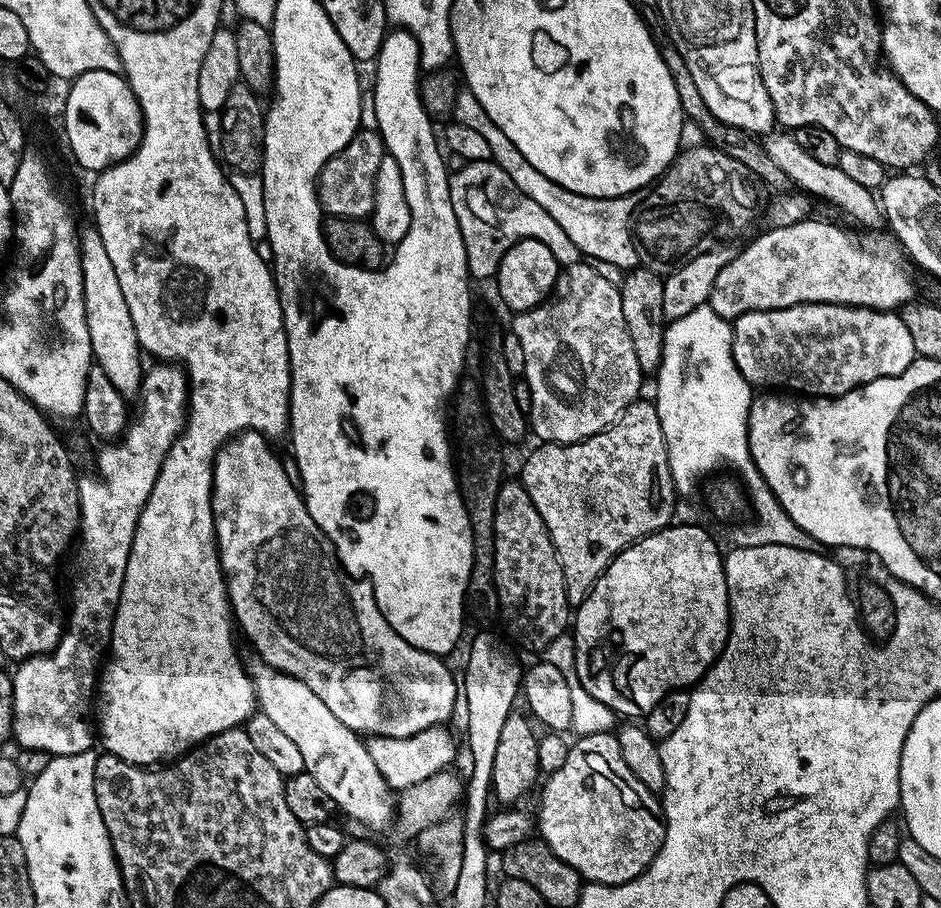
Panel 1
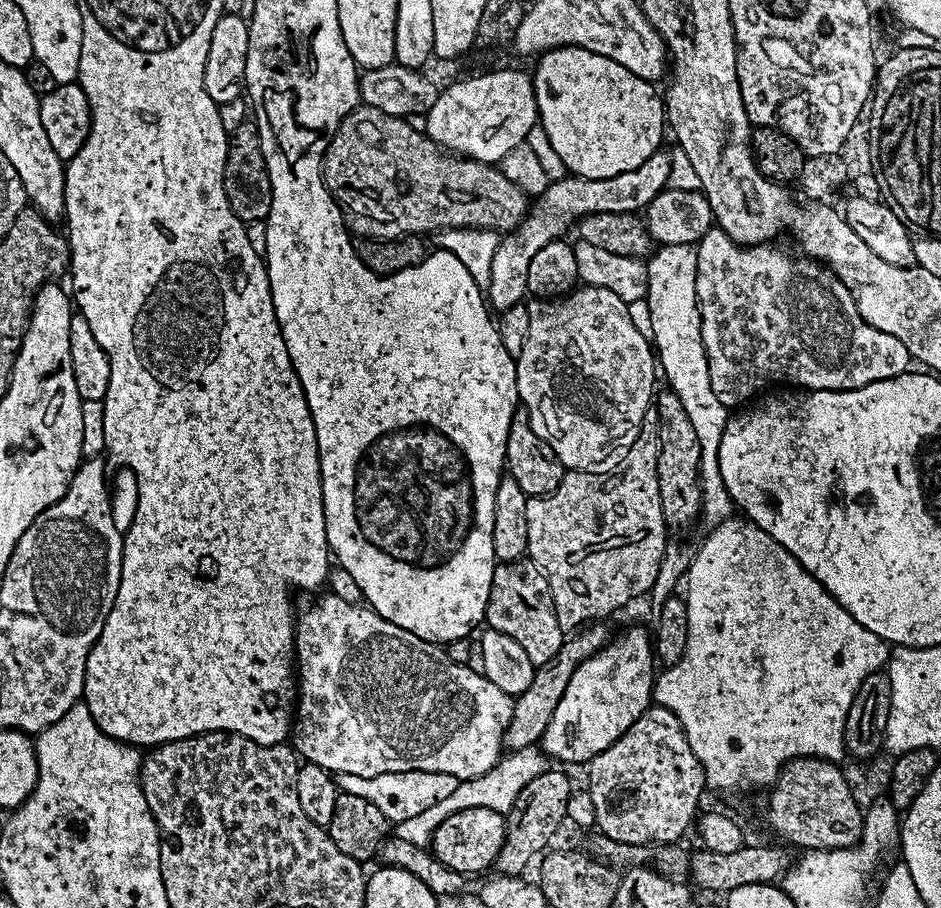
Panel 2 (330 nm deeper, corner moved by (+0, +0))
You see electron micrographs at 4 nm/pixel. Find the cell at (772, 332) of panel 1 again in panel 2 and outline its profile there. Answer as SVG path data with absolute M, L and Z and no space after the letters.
M715 226L695 245L696 305L700 307L700 329L702 330L704 353L708 359L708 369L710 370L710 386L714 386L714 394L718 394L718 402L722 402L724 407L729 410L735 409L737 406L751 401L761 390L767 389L769 387L767 384L771 380L789 380L792 383L789 385L799 386L801 389L814 392L818 390L848 392L851 388L861 388L870 382L894 378L895 376L900 376L903 372L909 371L910 357L906 346L902 342L898 342L898 338L894 334L886 334L882 330L870 326L864 320L864 314L857 306L856 299L852 297L848 287L836 277L835 272L828 265L821 264L819 260L813 260L803 254L791 256L790 253L783 252L780 248L772 247L776 246L771 243L741 246L741 244L731 240L724 231Z

